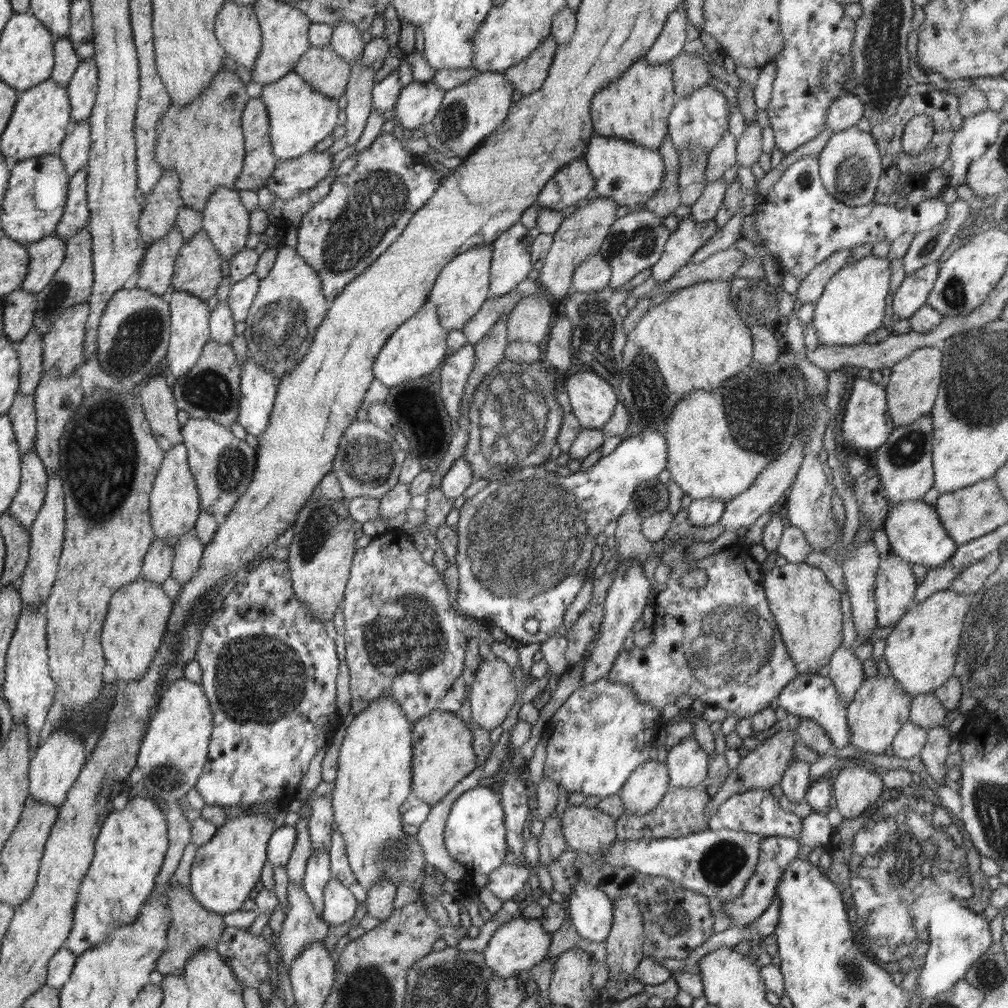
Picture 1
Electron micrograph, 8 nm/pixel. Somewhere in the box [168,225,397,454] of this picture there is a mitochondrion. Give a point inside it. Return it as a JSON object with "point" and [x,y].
{"point":[279,327]}

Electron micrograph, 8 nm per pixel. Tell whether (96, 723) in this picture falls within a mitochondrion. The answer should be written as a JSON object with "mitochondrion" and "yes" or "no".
{"mitochondrion":"no"}

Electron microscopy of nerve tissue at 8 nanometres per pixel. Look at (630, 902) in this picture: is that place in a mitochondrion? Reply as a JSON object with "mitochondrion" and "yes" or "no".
{"mitochondrion":"no"}

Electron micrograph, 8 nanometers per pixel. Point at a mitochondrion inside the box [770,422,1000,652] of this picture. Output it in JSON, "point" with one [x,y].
{"point":[909,448]}

